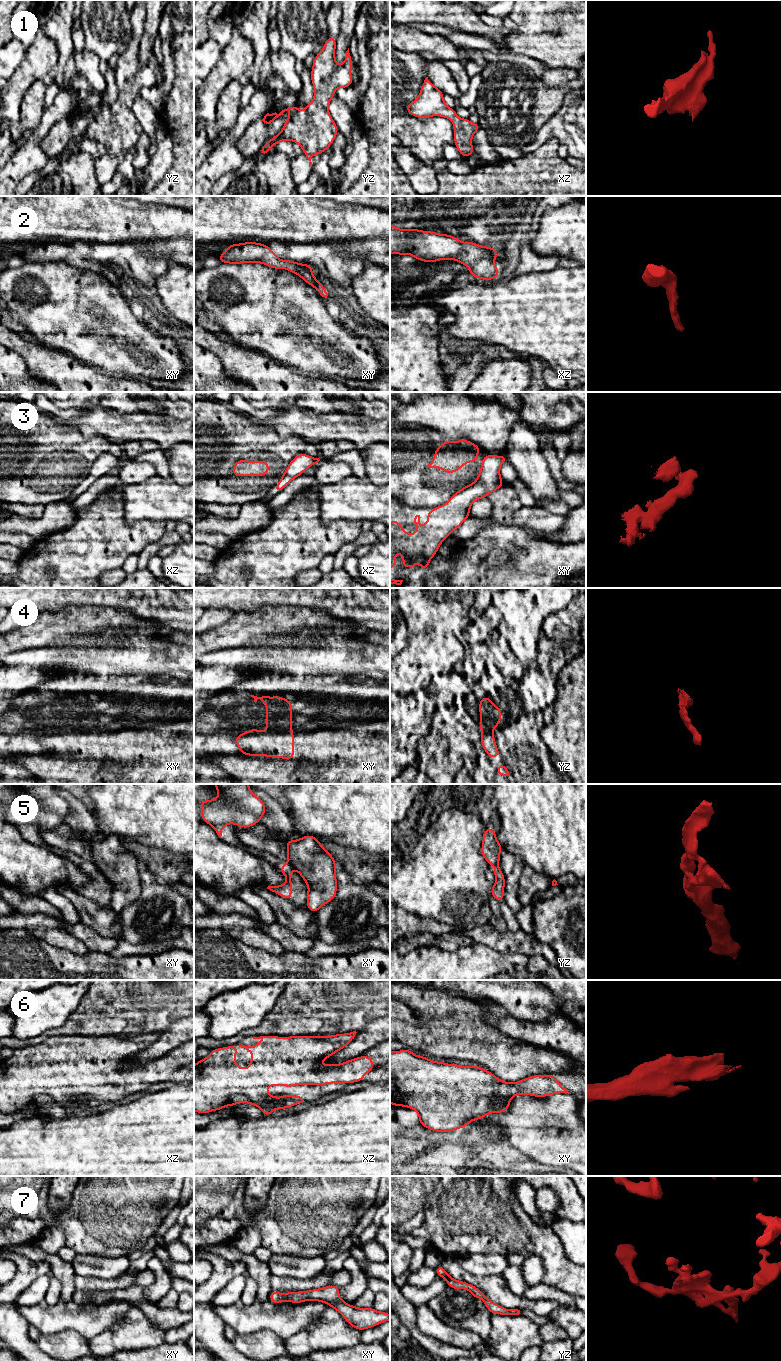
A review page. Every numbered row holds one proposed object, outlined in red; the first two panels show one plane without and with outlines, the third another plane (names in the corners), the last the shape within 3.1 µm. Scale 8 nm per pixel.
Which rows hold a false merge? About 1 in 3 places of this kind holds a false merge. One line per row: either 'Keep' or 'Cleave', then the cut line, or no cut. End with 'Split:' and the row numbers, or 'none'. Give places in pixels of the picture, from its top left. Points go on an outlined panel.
1: Keep. No split
2: Keep. No split
3: Cleave. Split along xz (285, 472), (282, 475)
4: Cleave. Split along xy (291, 730), (265, 731)
5: Cleave. Split along xy (288, 861), (292, 865)
6: Keep. No split
7: Keep. No split
Split: 3, 4, 5

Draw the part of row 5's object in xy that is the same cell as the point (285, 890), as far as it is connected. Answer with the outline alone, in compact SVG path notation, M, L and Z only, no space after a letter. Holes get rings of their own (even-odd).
M288 862L283 864L278 868L281 873L287 878L287 881L279 886L268 886L267 889L274 892L275 894L286 898L287 900L292 900L292 865Z

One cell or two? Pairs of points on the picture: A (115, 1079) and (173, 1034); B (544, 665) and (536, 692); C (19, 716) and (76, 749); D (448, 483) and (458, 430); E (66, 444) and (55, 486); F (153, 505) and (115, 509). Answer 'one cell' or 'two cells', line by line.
A: two cells
B: one cell
C: two cells
D: two cells
E: one cell
F: two cells

